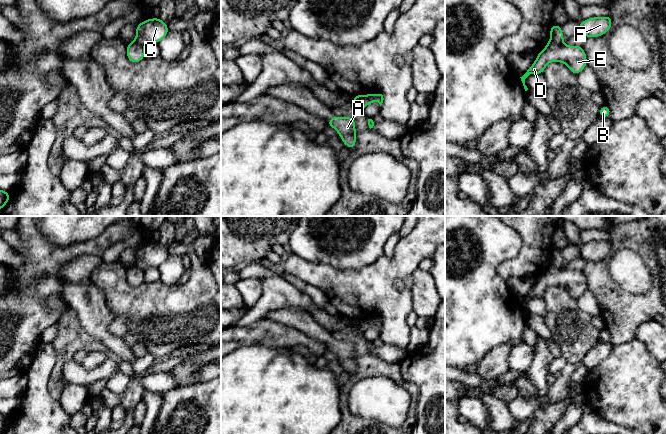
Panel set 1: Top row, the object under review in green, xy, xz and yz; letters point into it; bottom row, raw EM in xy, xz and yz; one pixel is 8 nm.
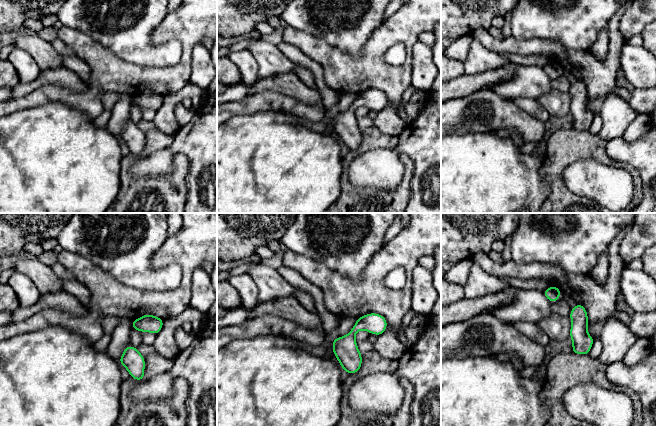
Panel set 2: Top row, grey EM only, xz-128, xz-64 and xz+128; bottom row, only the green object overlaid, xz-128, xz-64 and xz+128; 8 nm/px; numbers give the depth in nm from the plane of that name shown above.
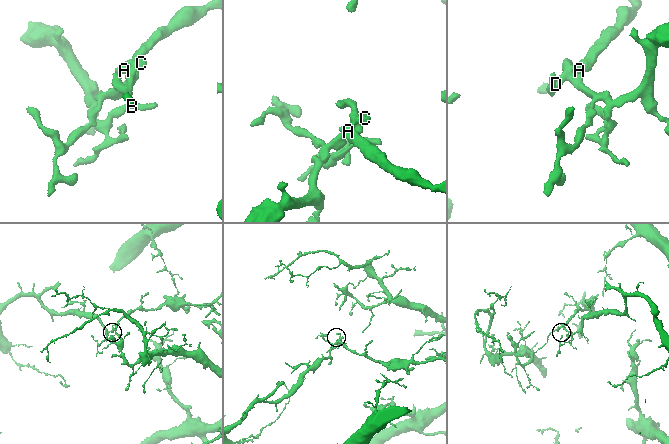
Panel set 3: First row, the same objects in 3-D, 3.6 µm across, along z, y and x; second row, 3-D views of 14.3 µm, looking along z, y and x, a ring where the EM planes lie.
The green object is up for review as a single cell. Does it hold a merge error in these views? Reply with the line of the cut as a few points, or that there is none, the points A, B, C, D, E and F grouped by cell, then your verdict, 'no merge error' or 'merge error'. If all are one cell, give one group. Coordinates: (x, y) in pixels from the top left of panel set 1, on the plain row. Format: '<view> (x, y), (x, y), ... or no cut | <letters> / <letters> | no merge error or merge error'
yz (550, 264), (562, 268) | A C F / B D E | merge error

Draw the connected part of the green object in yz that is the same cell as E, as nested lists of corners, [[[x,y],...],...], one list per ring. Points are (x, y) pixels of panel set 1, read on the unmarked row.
[[[549,265],[546,271],[537,278],[535,286],[527,296],[520,301],[525,315],[528,314],[525,303],[530,298],[543,298],[546,289],[550,286],[564,287],[575,300],[588,289],[583,270],[569,270]]]

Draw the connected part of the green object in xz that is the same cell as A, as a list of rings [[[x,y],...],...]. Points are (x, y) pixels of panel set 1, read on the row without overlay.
[[[333,340],[328,346],[327,350],[337,354],[338,359],[341,361],[342,366],[348,372],[356,371],[356,353],[355,343],[351,341]]]

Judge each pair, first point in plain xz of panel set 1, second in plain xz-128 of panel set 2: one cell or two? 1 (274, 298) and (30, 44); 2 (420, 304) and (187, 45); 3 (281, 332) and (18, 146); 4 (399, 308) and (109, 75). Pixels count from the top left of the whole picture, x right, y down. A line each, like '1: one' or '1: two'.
1: one
2: two
3: two
4: one

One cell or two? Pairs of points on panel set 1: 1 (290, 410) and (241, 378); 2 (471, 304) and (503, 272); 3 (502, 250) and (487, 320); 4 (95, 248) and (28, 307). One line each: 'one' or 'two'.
1: one
2: two
3: one
4: one

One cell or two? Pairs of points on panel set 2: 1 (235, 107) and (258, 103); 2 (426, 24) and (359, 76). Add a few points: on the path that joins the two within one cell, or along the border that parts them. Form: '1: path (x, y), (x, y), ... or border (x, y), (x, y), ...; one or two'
1: path (241, 107), (252, 103); one
2: path (407, 24), (398, 28), (372, 54), (372, 57); one

